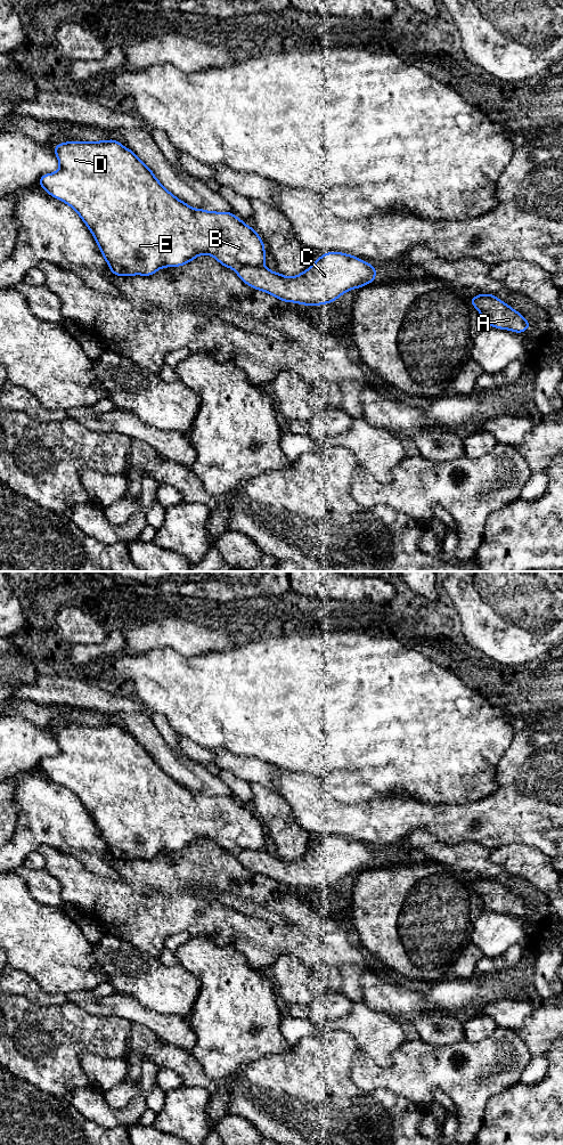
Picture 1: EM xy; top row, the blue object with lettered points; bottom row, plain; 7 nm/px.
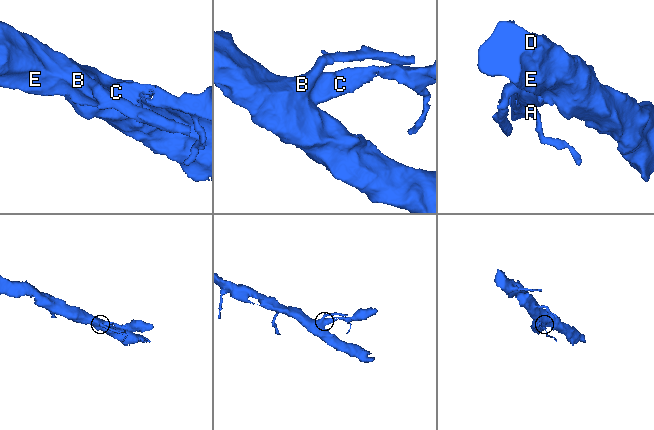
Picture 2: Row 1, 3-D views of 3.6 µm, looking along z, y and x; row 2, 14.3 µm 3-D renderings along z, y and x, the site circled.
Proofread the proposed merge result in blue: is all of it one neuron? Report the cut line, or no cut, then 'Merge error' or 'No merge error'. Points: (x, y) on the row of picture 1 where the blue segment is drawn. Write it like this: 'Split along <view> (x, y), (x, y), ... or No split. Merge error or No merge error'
Split along xy (262, 264), (243, 265), (236, 270). Merge error

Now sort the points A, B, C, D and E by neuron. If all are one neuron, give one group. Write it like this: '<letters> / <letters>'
A C / B D E

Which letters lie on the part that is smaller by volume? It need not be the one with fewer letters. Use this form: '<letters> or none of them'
A, C

